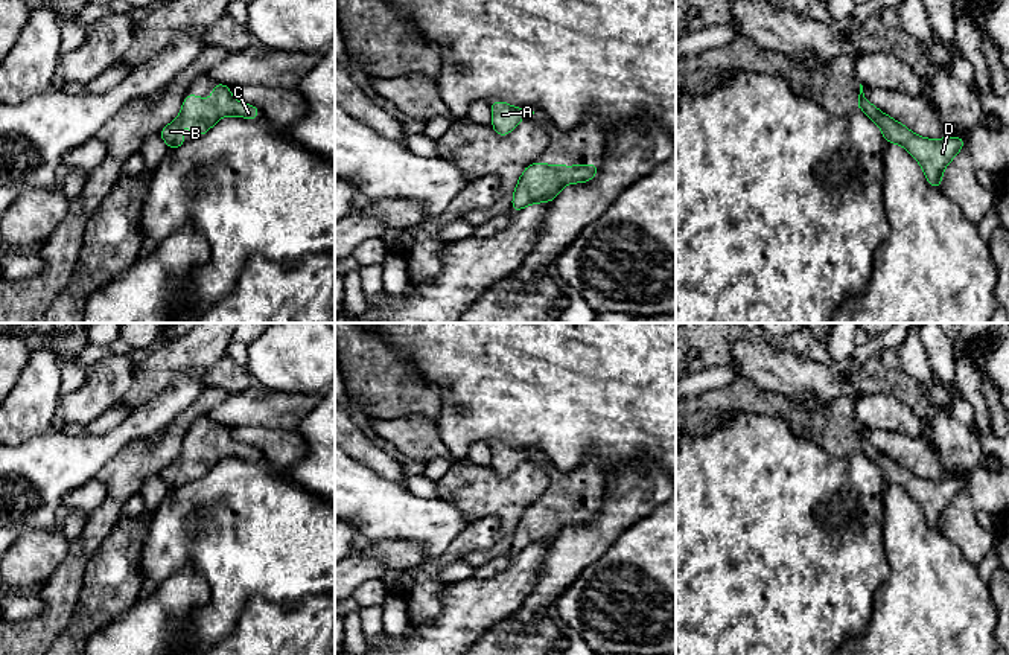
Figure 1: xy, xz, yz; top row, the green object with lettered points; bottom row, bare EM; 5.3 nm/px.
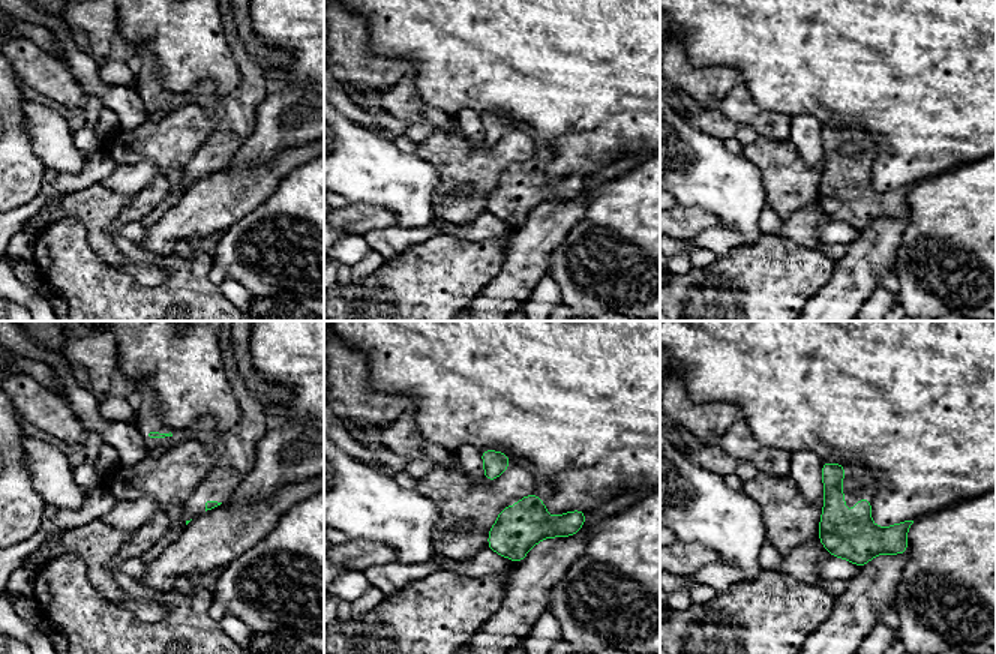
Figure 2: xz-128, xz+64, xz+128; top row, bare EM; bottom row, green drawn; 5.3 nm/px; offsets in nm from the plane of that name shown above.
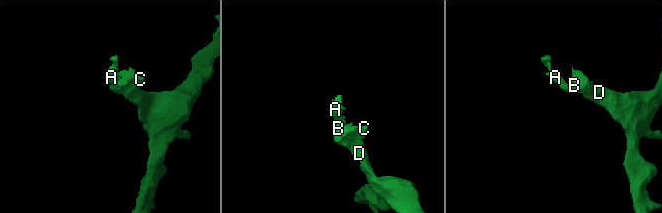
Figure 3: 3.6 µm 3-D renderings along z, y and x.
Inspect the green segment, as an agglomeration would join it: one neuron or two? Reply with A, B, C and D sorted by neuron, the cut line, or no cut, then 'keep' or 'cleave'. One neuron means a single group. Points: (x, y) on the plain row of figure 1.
groups A B C D; cut none; keep

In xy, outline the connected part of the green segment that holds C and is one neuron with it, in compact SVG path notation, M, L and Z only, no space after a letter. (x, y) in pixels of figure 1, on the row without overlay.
M215 423L212 440L201 440L196 436L187 434L178 458L166 466L158 477L166 483L169 490L175 490L187 484L187 481L181 478L181 465L184 462L190 468L190 472L201 478L222 457L259 460L262 454L254 446L234 442L230 428Z

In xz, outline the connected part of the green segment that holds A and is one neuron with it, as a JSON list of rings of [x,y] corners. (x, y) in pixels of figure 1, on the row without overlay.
[[[492,442],[490,451],[493,455],[492,469],[501,478],[510,475],[525,455],[528,458],[533,458],[534,455],[533,449],[516,449],[502,442]]]

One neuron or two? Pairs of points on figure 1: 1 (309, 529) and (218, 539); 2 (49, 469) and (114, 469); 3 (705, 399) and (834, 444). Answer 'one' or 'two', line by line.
1: one
2: two
3: one

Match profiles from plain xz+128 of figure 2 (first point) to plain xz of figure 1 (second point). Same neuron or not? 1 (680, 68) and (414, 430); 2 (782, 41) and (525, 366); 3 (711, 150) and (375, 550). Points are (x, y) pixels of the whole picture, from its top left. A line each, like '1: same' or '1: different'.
1: different
2: same
3: different

